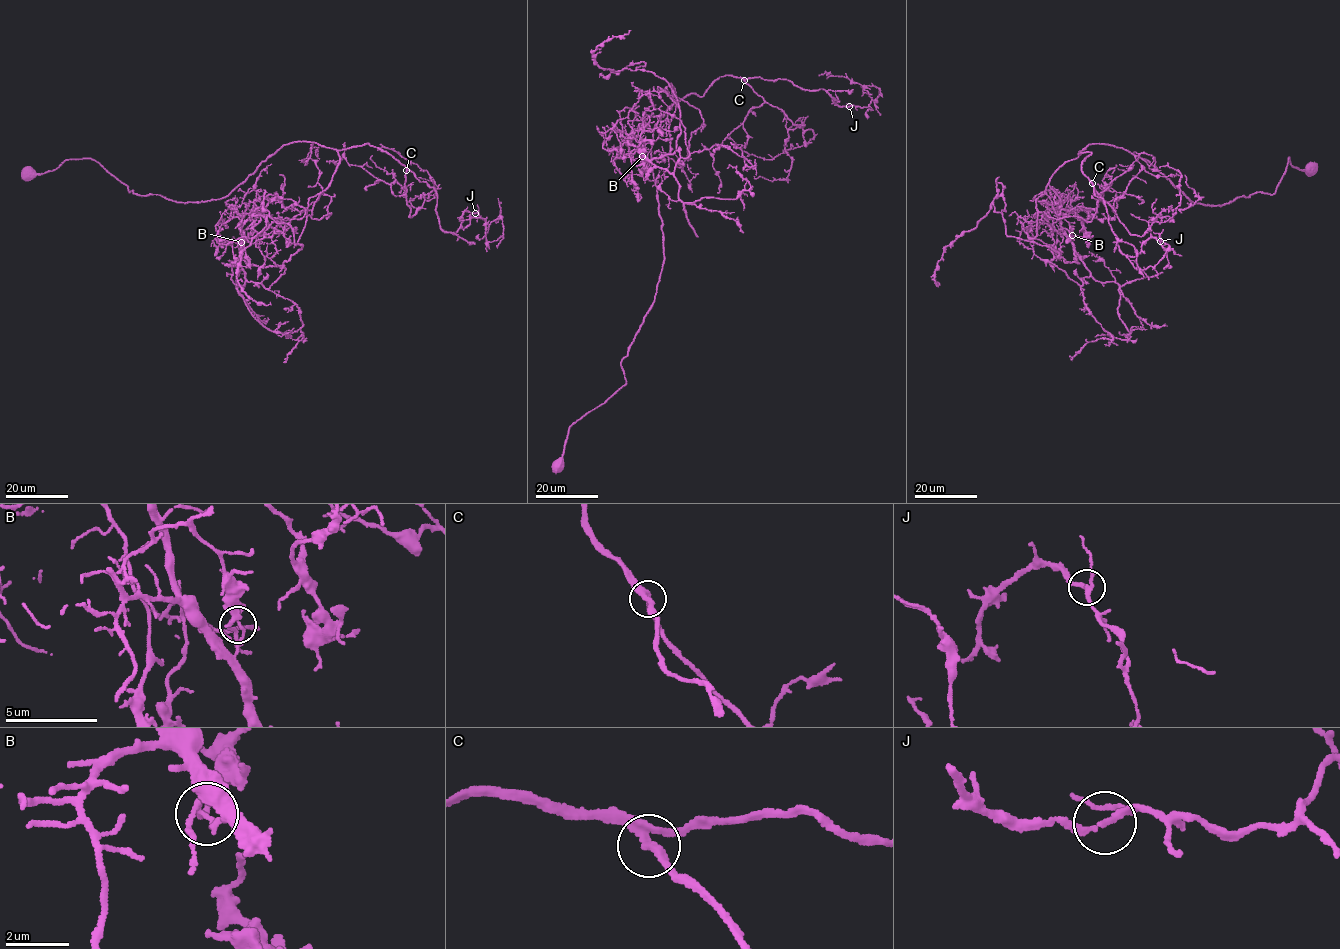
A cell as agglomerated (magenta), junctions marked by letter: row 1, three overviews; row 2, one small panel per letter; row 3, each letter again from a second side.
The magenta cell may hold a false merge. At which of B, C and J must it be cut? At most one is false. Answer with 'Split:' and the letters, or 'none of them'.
Split: B

